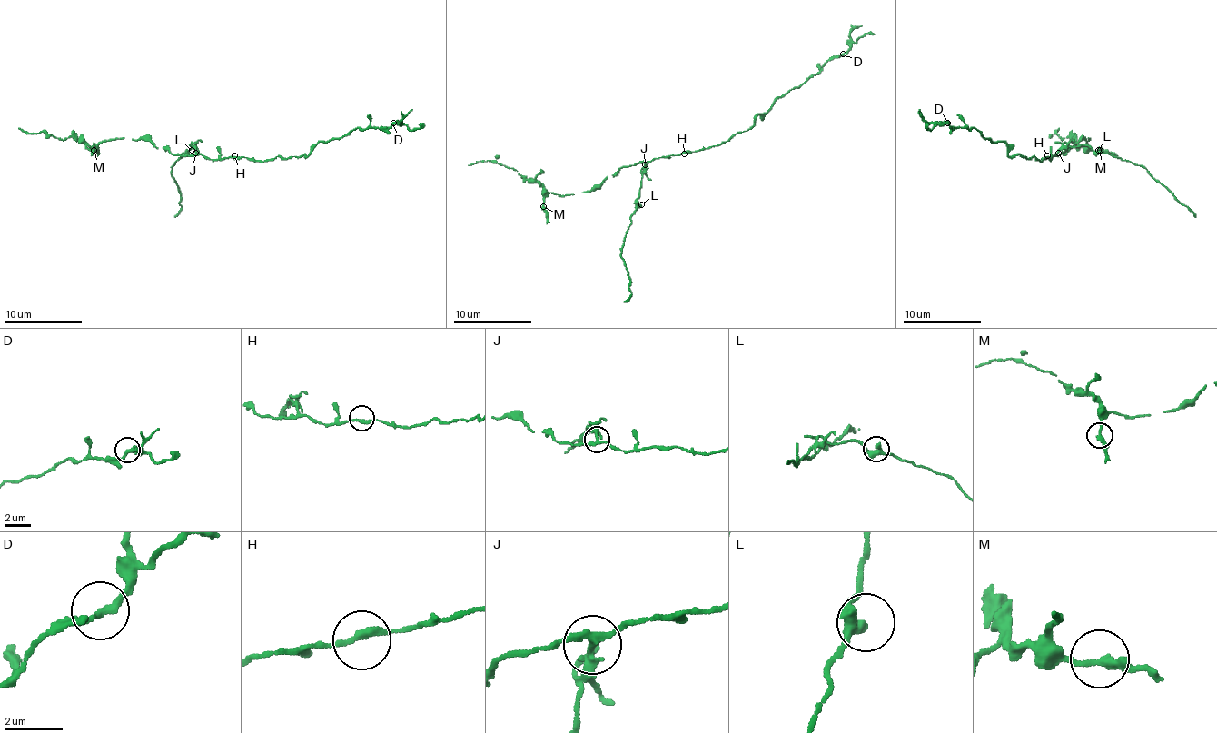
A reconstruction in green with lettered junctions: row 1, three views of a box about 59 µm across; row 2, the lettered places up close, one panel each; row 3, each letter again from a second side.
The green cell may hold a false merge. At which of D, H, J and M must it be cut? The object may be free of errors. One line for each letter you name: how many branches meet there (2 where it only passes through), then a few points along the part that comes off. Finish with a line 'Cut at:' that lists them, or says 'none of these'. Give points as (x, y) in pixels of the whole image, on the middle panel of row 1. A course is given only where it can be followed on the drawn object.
J: Branches: 4. Course of the part to remove: (645, 163), (638, 197), (635, 201), (635, 212), (631, 216), (623, 243), (621, 260), (631, 292), (623, 302)
Cut at: J

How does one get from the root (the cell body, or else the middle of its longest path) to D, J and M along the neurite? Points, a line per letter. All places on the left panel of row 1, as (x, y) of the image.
D: (234, 158), (270, 160), (275, 155), (307, 155), (319, 142), (340, 138), (358, 128), (389, 126), (393, 123)
J: (234, 158), (207, 160), (195, 152)
M: (234, 158), (173, 155), (148, 140), (133, 138), (111, 138), (93, 150)

